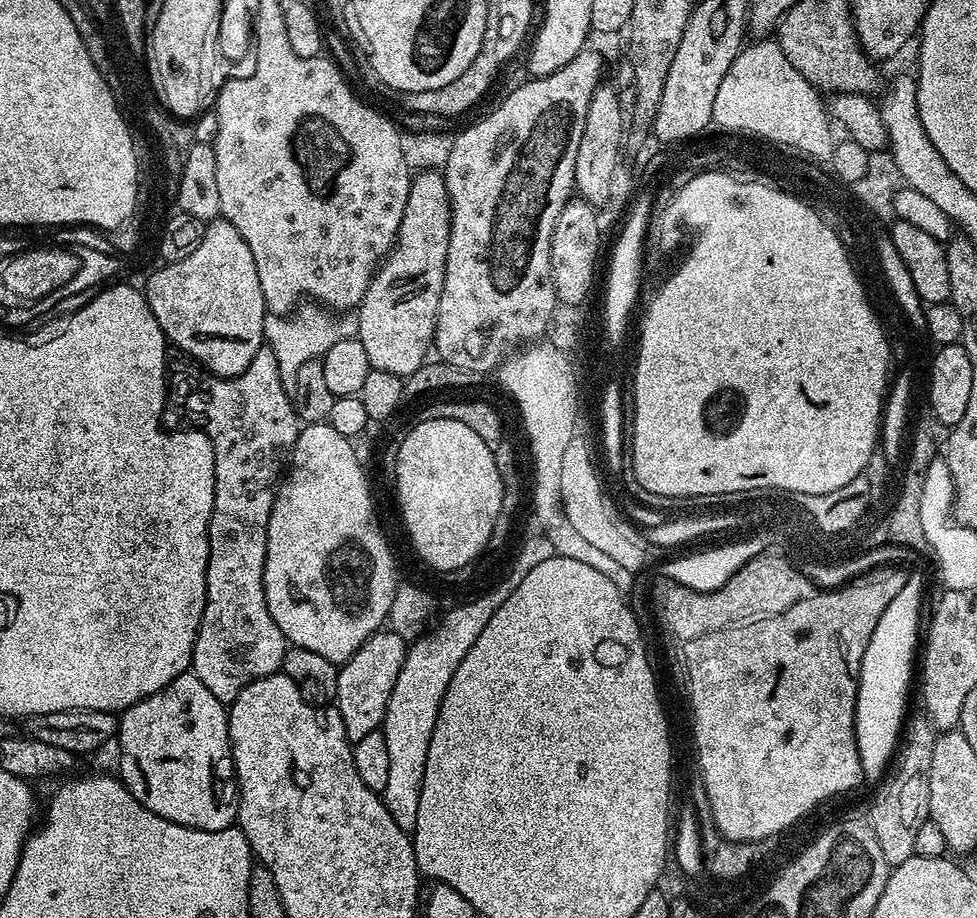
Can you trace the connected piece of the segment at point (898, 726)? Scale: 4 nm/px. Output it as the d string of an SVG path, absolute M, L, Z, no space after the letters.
M911 571L906 585L902 586L901 592L897 593L879 618L870 645L863 655L859 694L856 696L855 738L861 775L865 781L879 781L887 773L887 766L895 755L902 734L906 694L910 688L914 654L916 652L917 655L920 642L918 624L923 590L921 574Z

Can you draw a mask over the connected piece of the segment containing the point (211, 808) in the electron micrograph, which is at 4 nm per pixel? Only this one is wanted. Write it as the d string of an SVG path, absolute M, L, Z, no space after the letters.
M191 672L182 673L174 682L145 700L125 708L118 716L120 738L119 779L154 815L198 830L222 830L237 823L240 790L232 764L232 742L228 738L228 708Z

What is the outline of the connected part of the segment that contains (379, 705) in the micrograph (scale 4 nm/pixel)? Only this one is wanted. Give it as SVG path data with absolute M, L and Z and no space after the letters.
M381 630L366 638L360 649L339 665L334 707L340 711L349 741L366 738L366 734L377 731L383 725L390 690L394 690L394 682L398 682L398 670L402 670L407 653L408 644L403 638L391 630Z

